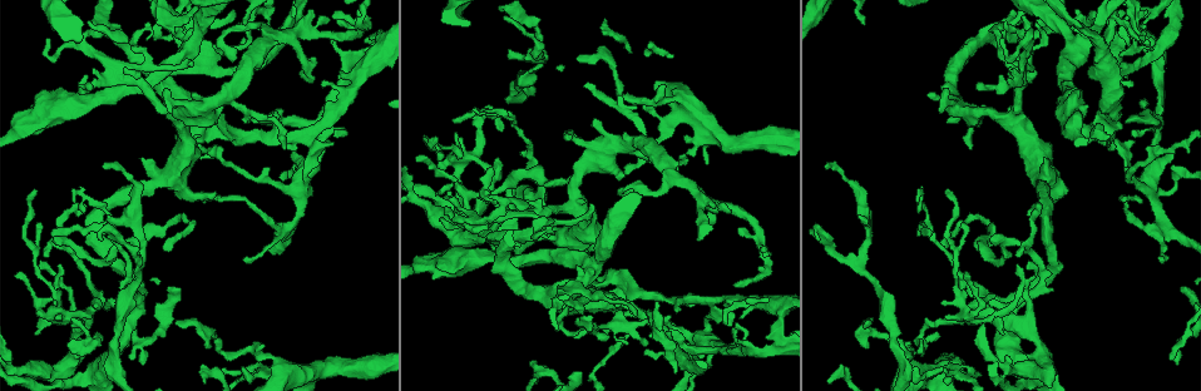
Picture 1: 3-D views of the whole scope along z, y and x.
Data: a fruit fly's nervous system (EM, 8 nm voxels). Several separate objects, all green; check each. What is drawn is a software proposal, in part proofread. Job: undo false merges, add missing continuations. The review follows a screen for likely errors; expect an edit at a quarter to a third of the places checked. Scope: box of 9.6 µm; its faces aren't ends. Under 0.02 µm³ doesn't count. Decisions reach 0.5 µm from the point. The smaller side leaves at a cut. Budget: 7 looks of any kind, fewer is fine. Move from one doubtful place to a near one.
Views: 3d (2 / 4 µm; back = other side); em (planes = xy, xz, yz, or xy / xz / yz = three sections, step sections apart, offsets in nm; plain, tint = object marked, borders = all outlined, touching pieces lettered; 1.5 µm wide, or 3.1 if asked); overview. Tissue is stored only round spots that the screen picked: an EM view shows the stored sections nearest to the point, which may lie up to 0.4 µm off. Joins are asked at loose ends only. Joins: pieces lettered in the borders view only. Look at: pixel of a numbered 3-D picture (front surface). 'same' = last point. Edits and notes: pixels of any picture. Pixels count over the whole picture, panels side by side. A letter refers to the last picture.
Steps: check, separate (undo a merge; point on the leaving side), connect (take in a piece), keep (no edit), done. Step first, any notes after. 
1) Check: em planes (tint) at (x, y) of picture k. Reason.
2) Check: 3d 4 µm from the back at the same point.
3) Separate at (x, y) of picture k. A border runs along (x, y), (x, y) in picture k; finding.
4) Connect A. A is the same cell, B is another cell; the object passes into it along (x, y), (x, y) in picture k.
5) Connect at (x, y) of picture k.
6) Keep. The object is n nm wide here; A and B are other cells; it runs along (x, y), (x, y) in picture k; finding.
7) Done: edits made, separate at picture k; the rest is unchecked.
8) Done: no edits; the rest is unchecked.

Check: em xy step 4 (tint) at (825, 168) of picture 1. Branch stops here.

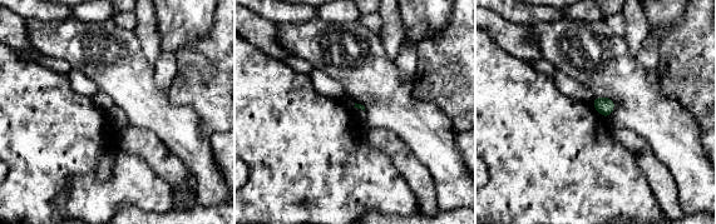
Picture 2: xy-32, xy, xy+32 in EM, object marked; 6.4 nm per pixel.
Check: em planes (borders) at the same point.

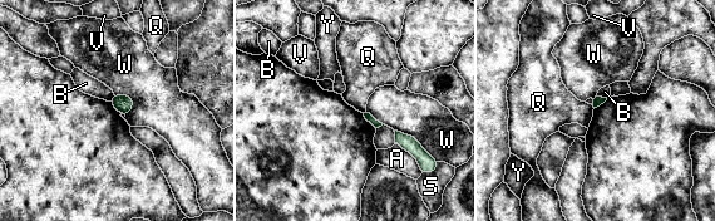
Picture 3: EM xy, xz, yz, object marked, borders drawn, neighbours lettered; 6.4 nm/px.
Keep. A, B, Q, S, V, W and Y are other cells; a border runs along (365, 108), (360, 112) in picture 3; no lettered piece goes on from it.

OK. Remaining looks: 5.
Check: 3d 2 µm at (515, 123) of picture 1.

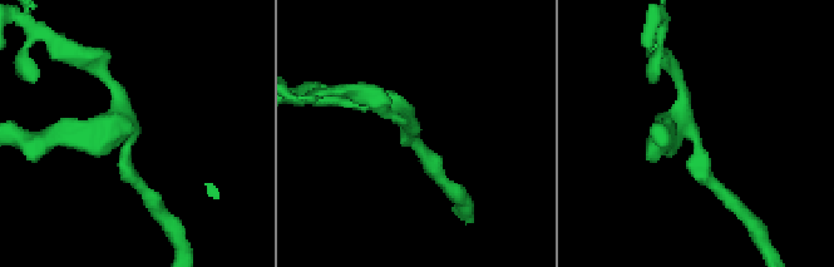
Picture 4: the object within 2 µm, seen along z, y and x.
Check: em xz step 4 (tint) at (700, 170) of picture 4.

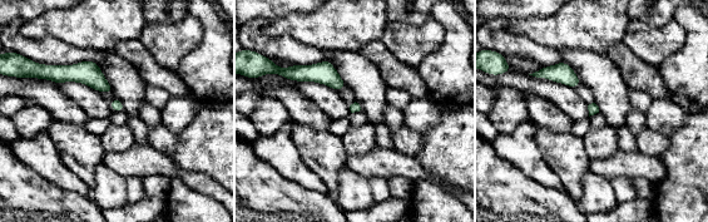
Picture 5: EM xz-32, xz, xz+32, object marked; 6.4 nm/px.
Check: em planes (borders) at the same point. Another direction.

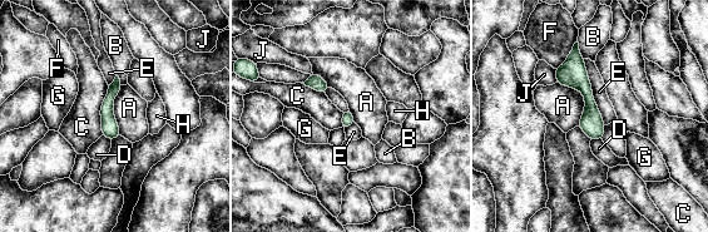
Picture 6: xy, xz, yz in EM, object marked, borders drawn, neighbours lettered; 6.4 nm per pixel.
Keep. The object is 80 nm wide here; A, B, C, D, E, F, G, H and J are other cells; a border runs along (557, 82), (582, 94), (579, 126) in picture 6; all the same neuron.

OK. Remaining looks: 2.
Check: 3d 2 µm from the back at (64, 247) of picture 1. Abrupt turn.

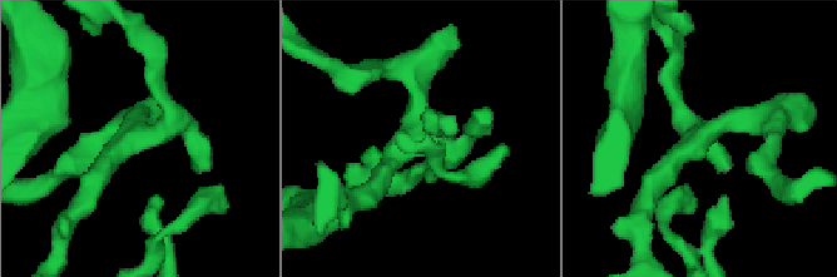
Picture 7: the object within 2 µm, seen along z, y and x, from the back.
Check: em planes (borders) at (701, 134) of picture 7. Need the tissue.

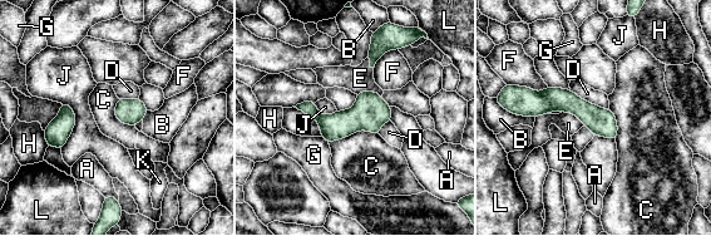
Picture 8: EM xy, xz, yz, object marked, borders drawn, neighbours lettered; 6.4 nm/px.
Keep. The longest contact is with C, 340 nm; A, B, C, D, E, F, G, H, J, K and L are other cells; all the same neuron.

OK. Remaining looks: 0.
Done: no edits; the rest is unchecked.

